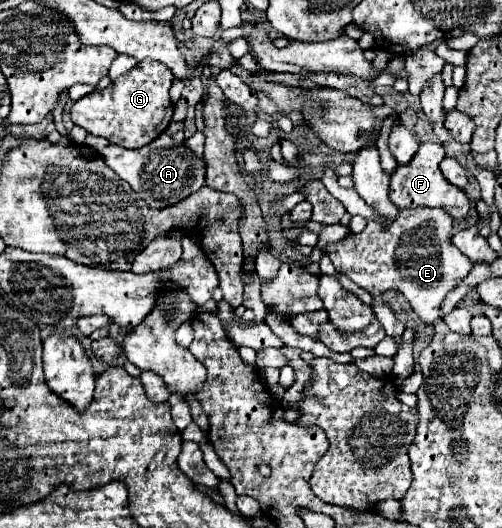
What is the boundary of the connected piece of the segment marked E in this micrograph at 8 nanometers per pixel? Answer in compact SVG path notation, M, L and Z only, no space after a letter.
M338 186L336 198L344 202L348 212L356 212L366 216L368 224L360 234L352 234L342 242L326 246L324 252L330 254L334 268L356 282L360 288L368 290L374 301L372 308L377 320L384 328L387 336L401 336L406 329L406 324L399 321L390 306L383 302L381 295L386 290L396 290L406 296L416 316L428 326L434 328L434 322L440 320L440 306L448 292L458 286L472 270L472 262L452 244L454 220L446 210L440 208L398 208L398 218L386 222L374 208L366 206L364 200L358 196L356 190L344 190Z

